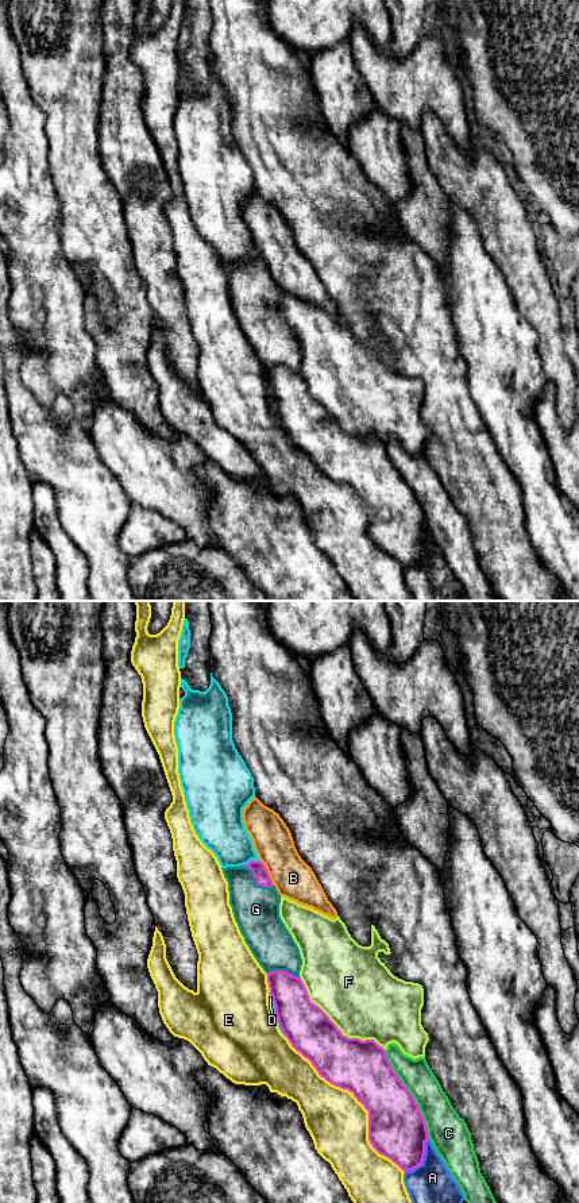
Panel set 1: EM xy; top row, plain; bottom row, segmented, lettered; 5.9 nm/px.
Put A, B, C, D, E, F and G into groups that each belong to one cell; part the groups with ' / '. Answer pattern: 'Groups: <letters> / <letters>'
Groups: A / B F / C / D / E / G

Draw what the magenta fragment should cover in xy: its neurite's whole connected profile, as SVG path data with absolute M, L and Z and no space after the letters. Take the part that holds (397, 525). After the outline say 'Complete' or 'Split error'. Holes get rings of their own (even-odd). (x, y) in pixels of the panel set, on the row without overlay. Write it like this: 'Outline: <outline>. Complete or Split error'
Outline: M262 257L221 263L228 277L229 300L251 348L267 369L267 378L279 423L292 442L308 454L331 479L348 485L368 506L368 536L404 567L422 559L426 518L413 493L391 463L386 446L374 435L362 436L341 429L329 412L310 397L300 373L302 354L292 329L279 312L281 290Z. Split error

